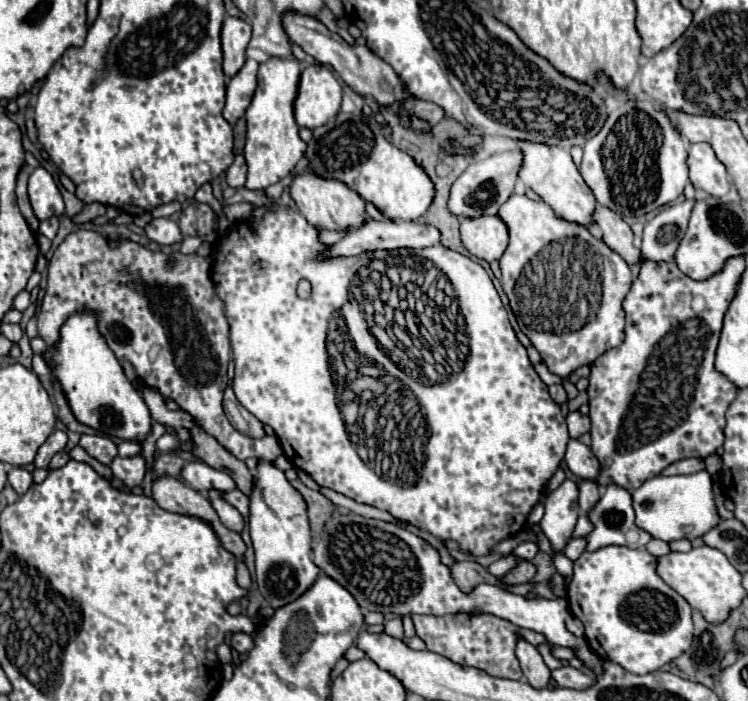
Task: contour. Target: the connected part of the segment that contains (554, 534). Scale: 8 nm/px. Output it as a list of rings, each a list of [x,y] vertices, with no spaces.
[[[566,479],[558,489],[550,491],[544,501],[544,517],[540,527],[556,551],[568,543],[578,519],[578,487]]]

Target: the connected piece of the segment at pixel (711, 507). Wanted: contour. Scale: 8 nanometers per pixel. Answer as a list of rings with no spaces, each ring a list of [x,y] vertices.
[[[708,471],[674,477],[652,477],[640,489],[632,491],[632,507],[636,511],[636,525],[650,533],[654,539],[662,539],[666,543],[678,539],[700,539],[704,533],[708,533],[708,529],[714,529],[722,521],[714,503]]]

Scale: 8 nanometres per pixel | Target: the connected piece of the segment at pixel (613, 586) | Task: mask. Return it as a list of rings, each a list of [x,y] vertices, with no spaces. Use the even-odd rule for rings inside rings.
[[[608,545],[594,553],[584,551],[568,585],[570,611],[582,621],[590,649],[636,675],[660,669],[692,645],[692,607],[662,581],[656,565],[658,557],[646,549]]]

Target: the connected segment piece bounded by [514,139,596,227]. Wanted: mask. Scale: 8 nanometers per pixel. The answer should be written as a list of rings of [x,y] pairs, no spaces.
[[[514,139],[514,145],[516,145],[516,149],[520,149],[520,153],[524,157],[524,165],[518,173],[518,177],[524,181],[524,185],[530,187],[534,193],[538,193],[556,211],[558,217],[588,227],[592,223],[592,211],[596,207],[596,199],[594,199],[590,187],[584,183],[570,153],[560,147],[540,145],[540,143],[532,143],[532,141]]]

